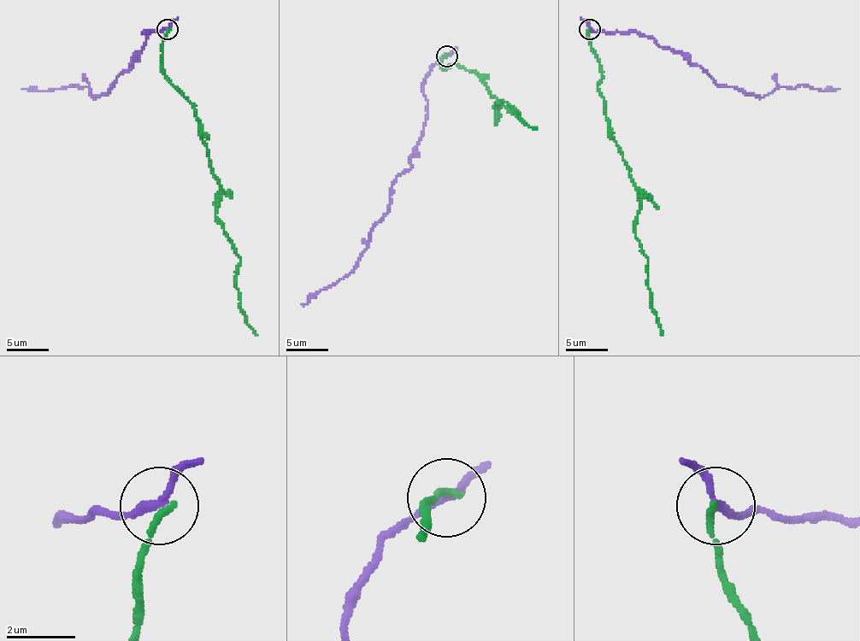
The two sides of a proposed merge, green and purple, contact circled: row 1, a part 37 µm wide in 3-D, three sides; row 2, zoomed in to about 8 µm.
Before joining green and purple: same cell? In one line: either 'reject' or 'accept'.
reject

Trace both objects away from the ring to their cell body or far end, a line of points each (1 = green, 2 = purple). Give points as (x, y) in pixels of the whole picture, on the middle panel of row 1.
1: (446, 55), (442, 66), (456, 64), (472, 70), (499, 104), (495, 104), (505, 102), (537, 129)
2: (446, 55), (425, 79), (423, 135), (410, 167), (391, 184), (390, 209), (354, 268), (301, 304)

